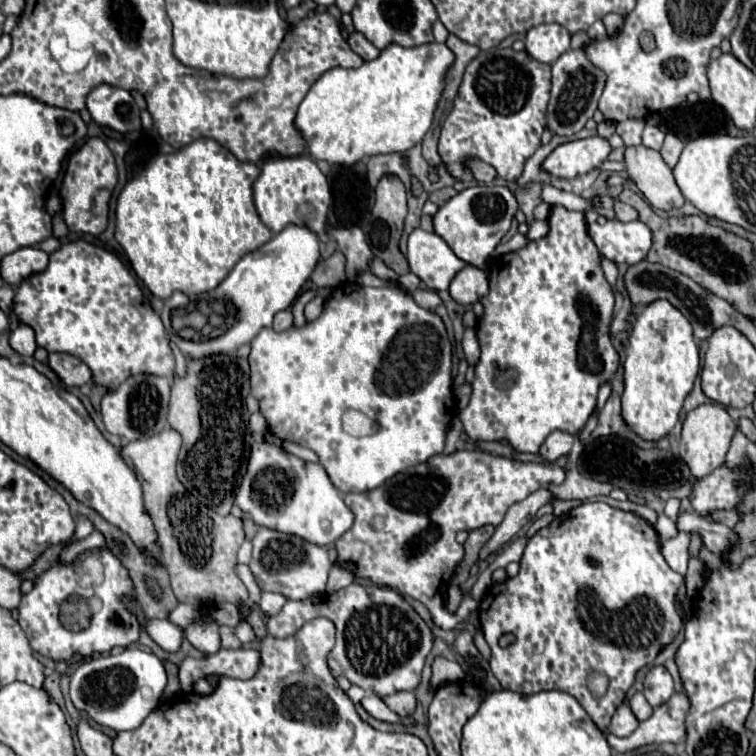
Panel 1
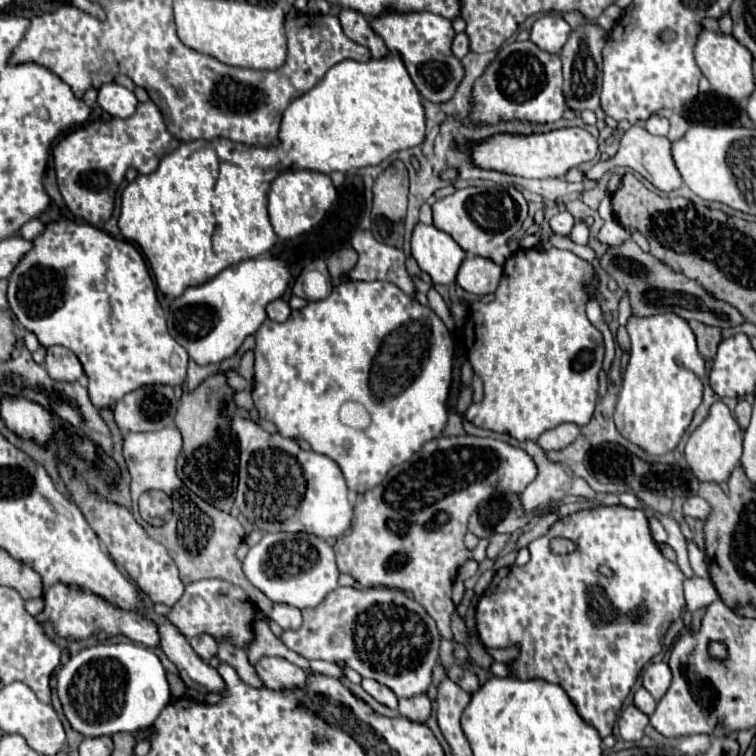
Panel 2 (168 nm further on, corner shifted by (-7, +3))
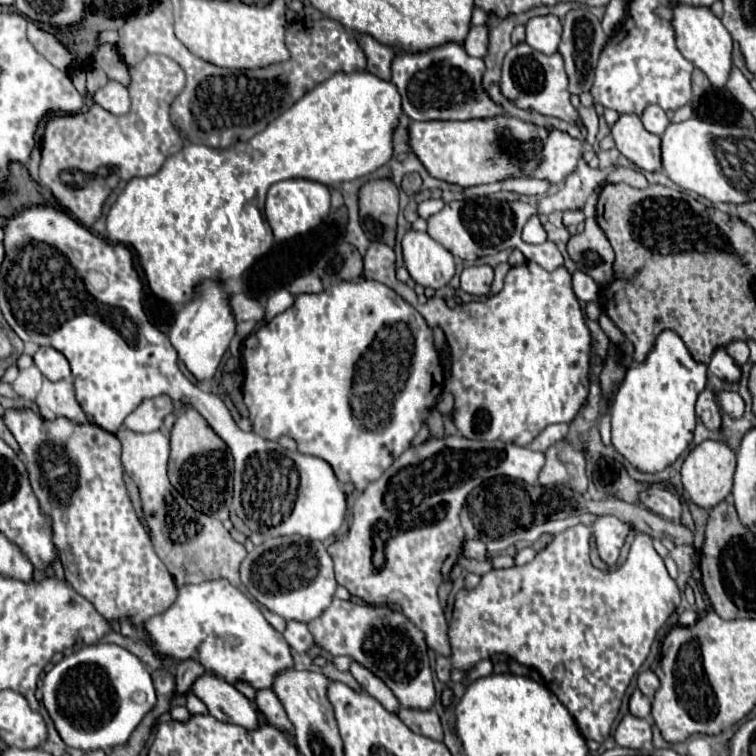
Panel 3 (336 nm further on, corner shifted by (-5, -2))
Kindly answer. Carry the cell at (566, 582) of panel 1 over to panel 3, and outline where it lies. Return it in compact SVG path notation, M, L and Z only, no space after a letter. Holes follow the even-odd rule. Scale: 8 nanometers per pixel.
M611 515L597 517L591 525L573 525L555 535L531 563L493 569L481 577L481 583L473 591L461 589L455 599L453 621L449 627L453 655L449 659L437 657L435 673L439 681L449 683L451 667L467 671L493 653L505 653L521 665L537 669L541 677L547 679L547 687L575 717L583 737L603 743L611 733L611 725L619 713L629 681L647 659L657 631L665 625L671 613L677 611L681 591L669 577L663 559L653 549L651 537L645 533L635 535L631 553L621 567L609 573L595 569L589 559L589 535L595 535L595 531L611 531Z

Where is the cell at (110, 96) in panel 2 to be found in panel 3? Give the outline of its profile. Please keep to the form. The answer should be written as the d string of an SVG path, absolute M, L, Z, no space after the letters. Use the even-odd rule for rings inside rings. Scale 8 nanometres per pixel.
M109 81L105 87L101 87L93 95L95 103L107 109L113 115L127 115L129 113L129 93L127 87L123 87L117 81Z

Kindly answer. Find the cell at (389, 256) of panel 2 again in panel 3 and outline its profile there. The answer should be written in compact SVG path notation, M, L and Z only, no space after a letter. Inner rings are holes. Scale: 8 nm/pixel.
M371 243L363 257L363 277L395 289L407 303L411 303L429 323L439 325L445 331L447 343L453 353L451 379L447 391L455 397L455 419L453 423L467 439L483 441L505 441L515 445L529 445L547 425L571 423L589 395L589 357L591 357L591 333L585 323L579 301L571 289L571 273L567 267L545 271L537 263L525 261L523 265L511 267L503 291L485 301L471 301L457 307L447 307L439 297L431 297L425 305L417 301L413 289L401 283L395 275L395 251L385 243Z

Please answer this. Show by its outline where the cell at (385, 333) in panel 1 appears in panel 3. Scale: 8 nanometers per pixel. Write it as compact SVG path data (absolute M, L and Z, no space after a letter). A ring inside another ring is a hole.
M363 279L363 283L343 281L333 287L327 287L323 293L317 293L317 295L299 295L295 299L293 307L279 313L271 321L267 321L257 331L257 335L249 335L243 341L243 365L245 365L243 399L249 409L249 419L253 423L253 431L271 441L277 441L281 435L293 437L297 441L299 453L325 459L333 467L337 479L341 483L353 483L357 493L363 493L365 487L369 483L373 483L373 479L379 479L393 465L393 459L397 459L397 455L401 455L411 445L413 437L425 425L429 411L435 407L435 403L443 391L441 353L435 347L431 327L425 323L425 319L419 315L419 311L413 305L409 305L405 299L401 299L401 295L397 295L391 287L385 287L383 283L377 283L371 279Z

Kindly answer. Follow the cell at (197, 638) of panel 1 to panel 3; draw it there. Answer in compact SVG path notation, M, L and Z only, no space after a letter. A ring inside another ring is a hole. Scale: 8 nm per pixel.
M187 659L187 661L181 661L177 665L177 675L175 675L175 681L177 681L177 691L179 693L189 693L191 689L191 683L201 677L205 673L205 667L201 665L199 659Z

